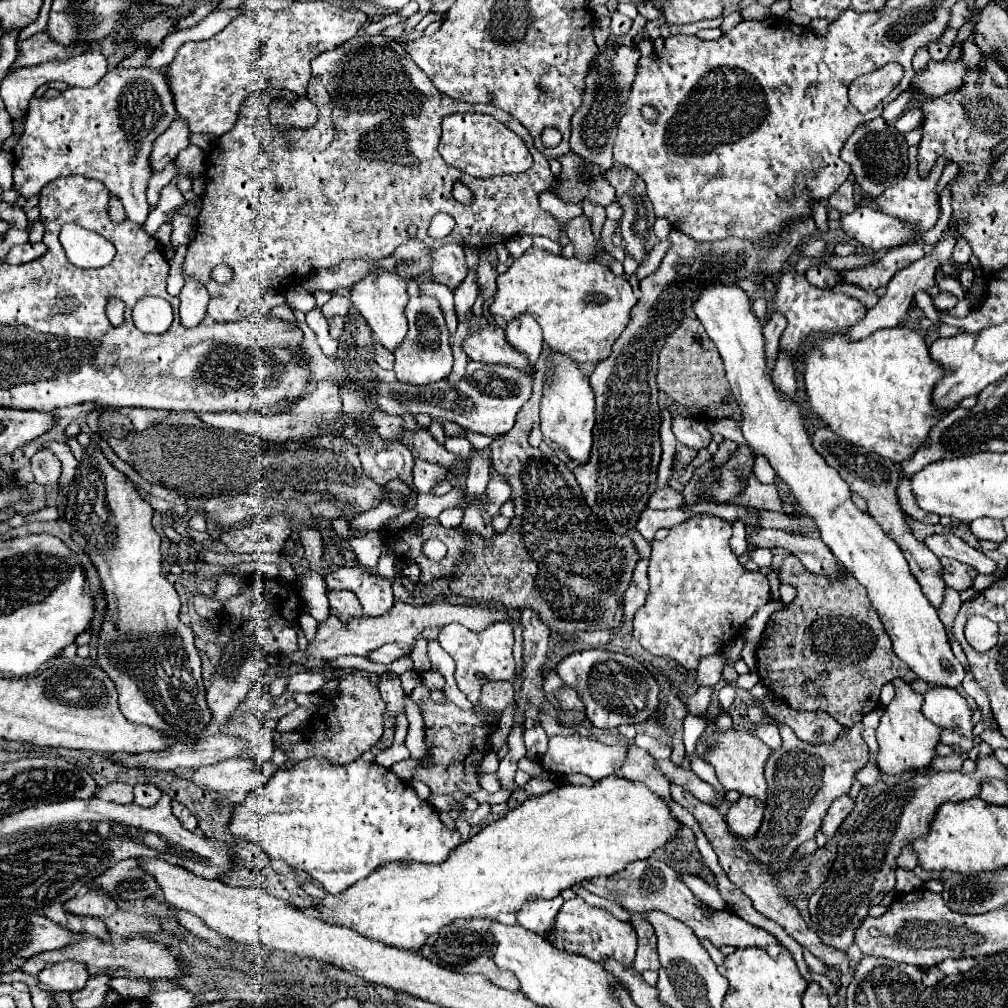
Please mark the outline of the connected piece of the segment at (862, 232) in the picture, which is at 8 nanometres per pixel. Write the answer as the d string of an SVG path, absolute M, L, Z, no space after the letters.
M858 206L852 214L842 214L842 230L858 240L858 244L872 250L894 248L916 240L916 232L902 224L898 218L890 218L868 206Z

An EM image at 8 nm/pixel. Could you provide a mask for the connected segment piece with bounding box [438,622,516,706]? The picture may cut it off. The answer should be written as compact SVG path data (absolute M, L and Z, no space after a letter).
M494 622L482 632L472 632L464 630L460 624L448 624L440 629L438 641L444 650L454 658L456 662L456 682L458 688L466 694L466 698L476 706L480 698L480 688L482 684L476 678L476 672L482 672L490 680L514 680L514 658L512 658L512 626L508 622Z

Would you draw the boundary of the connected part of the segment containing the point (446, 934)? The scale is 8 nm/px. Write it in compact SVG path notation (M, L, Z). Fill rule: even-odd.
M492 920L460 922L460 928L458 928L458 922L452 922L450 926L444 926L444 930L440 930L438 934L434 934L426 940L426 944L422 946L422 956L428 958L430 962L436 962L440 968L456 970L456 972L484 974L494 986L500 986L504 990L518 990L518 982L516 982L514 974L512 972L500 972L496 968L496 964L492 962L494 938L490 934L490 926L492 926ZM452 938L460 938L460 940L452 940Z

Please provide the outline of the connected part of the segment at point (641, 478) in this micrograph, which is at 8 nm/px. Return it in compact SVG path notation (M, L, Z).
M812 218L794 222L794 226L784 232L780 238L776 238L774 250L766 250L764 246L756 250L756 246L748 240L740 238L724 238L716 242L696 242L682 234L680 230L670 232L670 248L660 264L660 268L646 276L640 282L640 292L642 298L638 304L632 308L630 324L626 330L618 336L614 342L612 354L608 360L598 362L592 376L590 376L590 386L596 394L596 426L594 426L594 446L590 460L584 466L576 466L572 472L582 488L584 500L592 508L592 512L608 512L602 522L608 524L608 528L614 528L616 534L628 536L632 528L636 528L642 510L648 504L648 498L656 490L656 472L658 472L658 462L660 462L660 436L658 436L658 426L660 426L660 408L658 408L658 386L656 386L656 354L664 348L664 342L676 326L680 326L680 318L684 314L692 312L694 300L702 294L704 286L712 280L720 280L724 284L734 284L736 280L744 280L750 276L760 276L760 274L776 274L780 272L782 264L788 260L788 256L796 250L794 246L802 244L802 240L810 236L818 236L820 230L816 228L816 222Z

